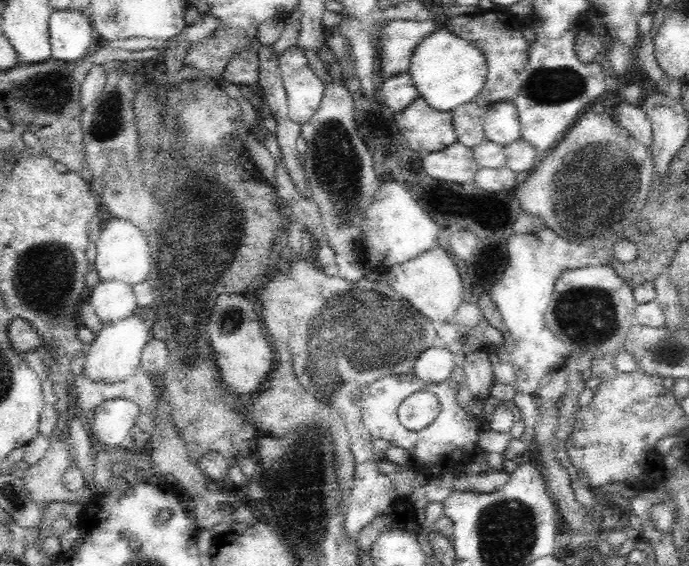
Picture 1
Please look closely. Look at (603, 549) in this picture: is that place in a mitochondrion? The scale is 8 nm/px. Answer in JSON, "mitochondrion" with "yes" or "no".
{"mitochondrion":"no"}

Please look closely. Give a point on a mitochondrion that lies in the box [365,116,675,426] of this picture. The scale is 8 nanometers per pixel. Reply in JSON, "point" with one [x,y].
{"point":[597,186]}

